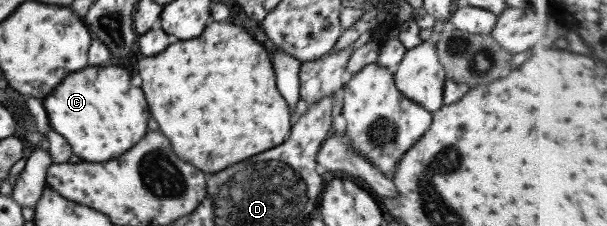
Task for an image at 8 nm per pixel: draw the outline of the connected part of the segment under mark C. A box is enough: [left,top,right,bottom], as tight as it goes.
[41,65,147,163]

